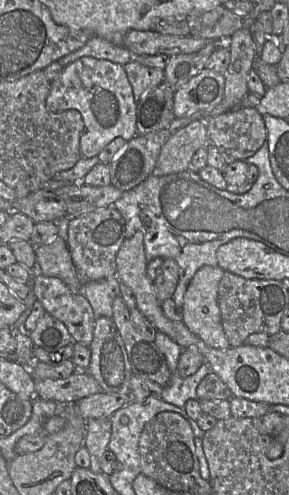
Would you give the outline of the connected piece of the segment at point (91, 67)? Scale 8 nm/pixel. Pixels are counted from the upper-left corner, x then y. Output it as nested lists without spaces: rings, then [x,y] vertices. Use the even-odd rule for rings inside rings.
[[[85,56],[63,67],[51,81],[46,108],[50,113],[74,109],[81,114],[84,124],[80,136],[82,158],[97,156],[117,137],[129,141],[137,135],[136,103],[131,84],[124,67],[109,60]]]

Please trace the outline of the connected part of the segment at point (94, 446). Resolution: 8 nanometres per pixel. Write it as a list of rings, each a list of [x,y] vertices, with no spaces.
[[[108,418],[86,420],[86,434],[83,446],[90,456],[89,469],[94,473],[101,472],[101,458],[106,450],[111,437],[111,422]]]

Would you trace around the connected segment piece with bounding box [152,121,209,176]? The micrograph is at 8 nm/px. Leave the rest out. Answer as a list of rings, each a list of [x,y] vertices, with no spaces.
[[[194,121],[180,128],[163,145],[152,172],[155,176],[174,174],[189,169],[195,152],[209,143],[204,121]]]

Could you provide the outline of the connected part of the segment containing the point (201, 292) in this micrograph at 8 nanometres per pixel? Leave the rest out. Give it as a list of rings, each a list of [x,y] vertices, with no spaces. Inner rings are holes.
[[[202,266],[190,280],[184,293],[183,306],[180,310],[182,322],[190,332],[198,336],[207,346],[215,349],[230,348],[223,330],[218,305],[218,288],[224,272],[225,271],[219,266]]]

